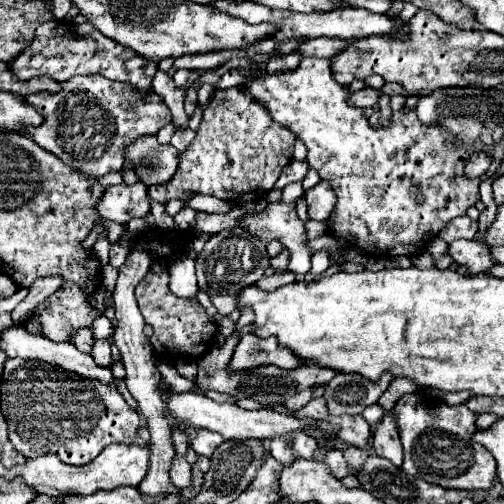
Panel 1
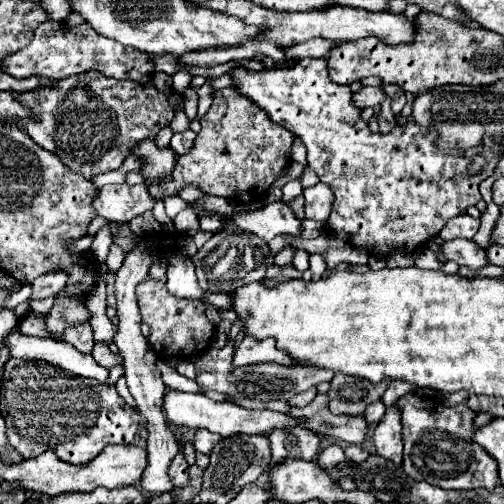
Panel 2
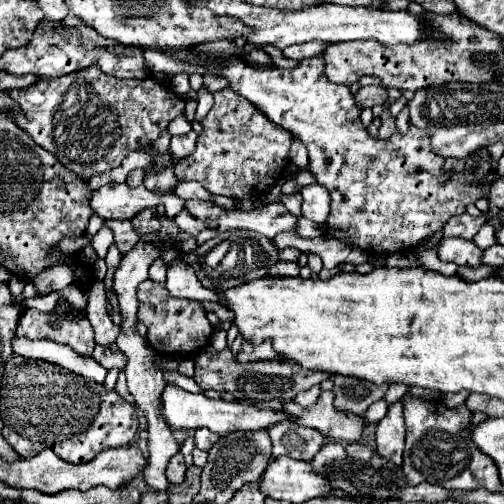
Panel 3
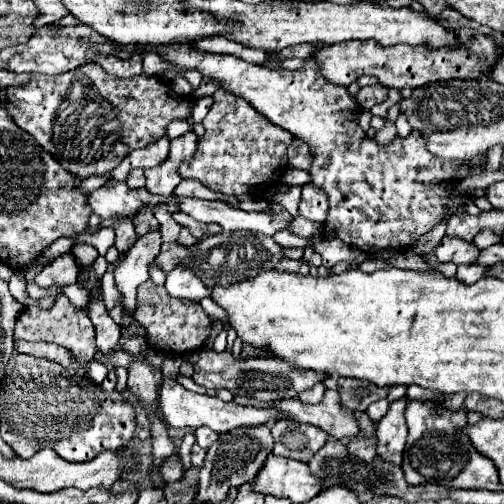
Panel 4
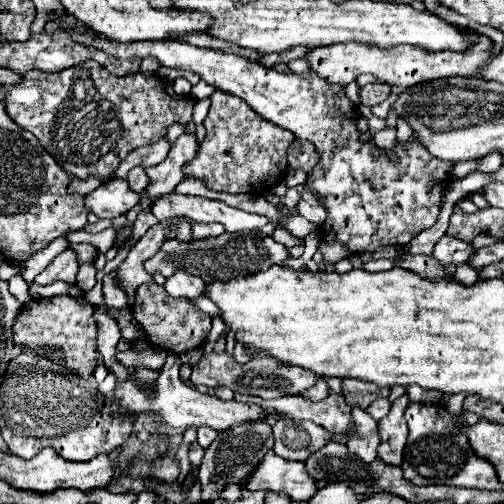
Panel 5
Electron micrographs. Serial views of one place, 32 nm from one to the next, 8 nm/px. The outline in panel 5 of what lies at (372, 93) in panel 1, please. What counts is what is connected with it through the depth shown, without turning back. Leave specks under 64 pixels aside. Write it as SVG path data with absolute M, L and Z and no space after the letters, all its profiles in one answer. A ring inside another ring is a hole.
M376 82L376 84L366 84L362 90L360 90L360 104L362 106L374 106L374 104L380 104L388 98L390 94L390 86L388 84L382 84L382 82Z

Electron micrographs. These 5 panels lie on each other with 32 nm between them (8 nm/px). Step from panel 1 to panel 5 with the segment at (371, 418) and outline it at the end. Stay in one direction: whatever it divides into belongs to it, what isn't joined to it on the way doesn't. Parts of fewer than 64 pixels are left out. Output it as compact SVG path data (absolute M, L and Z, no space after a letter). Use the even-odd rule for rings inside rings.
M380 398L380 400L372 402L372 404L368 406L366 412L378 422L378 420L382 420L382 418L388 414L388 410L390 410L390 402L388 402L388 398Z

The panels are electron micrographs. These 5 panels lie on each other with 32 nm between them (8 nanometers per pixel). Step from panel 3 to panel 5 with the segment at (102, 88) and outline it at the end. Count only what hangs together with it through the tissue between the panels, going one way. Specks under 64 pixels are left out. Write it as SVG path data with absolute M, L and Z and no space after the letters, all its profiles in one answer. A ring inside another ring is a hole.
M86 60L74 68L62 70L58 74L46 74L40 70L30 70L20 84L6 86L6 112L24 130L32 132L38 142L54 156L54 160L74 178L112 178L118 164L136 148L158 142L166 136L172 122L188 124L192 120L192 108L196 104L190 96L178 96L172 90L172 82L158 78L154 74L134 74L134 76L112 76L96 60Z

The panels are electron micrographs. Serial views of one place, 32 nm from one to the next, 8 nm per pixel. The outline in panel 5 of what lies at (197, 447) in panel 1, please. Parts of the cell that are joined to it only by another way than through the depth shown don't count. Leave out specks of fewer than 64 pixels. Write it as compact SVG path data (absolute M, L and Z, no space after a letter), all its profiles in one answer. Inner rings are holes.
M200 426L198 428L198 444L202 448L208 448L212 444L212 440L216 440L216 436L218 436L218 432L212 430L212 428L208 428L208 426Z

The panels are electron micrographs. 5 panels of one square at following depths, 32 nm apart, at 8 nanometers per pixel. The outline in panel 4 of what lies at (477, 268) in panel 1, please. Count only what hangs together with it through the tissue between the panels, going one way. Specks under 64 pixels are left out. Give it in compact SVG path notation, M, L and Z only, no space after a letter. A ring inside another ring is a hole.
M444 236L440 246L436 248L436 256L440 262L454 262L454 264L476 264L480 250L466 240Z

